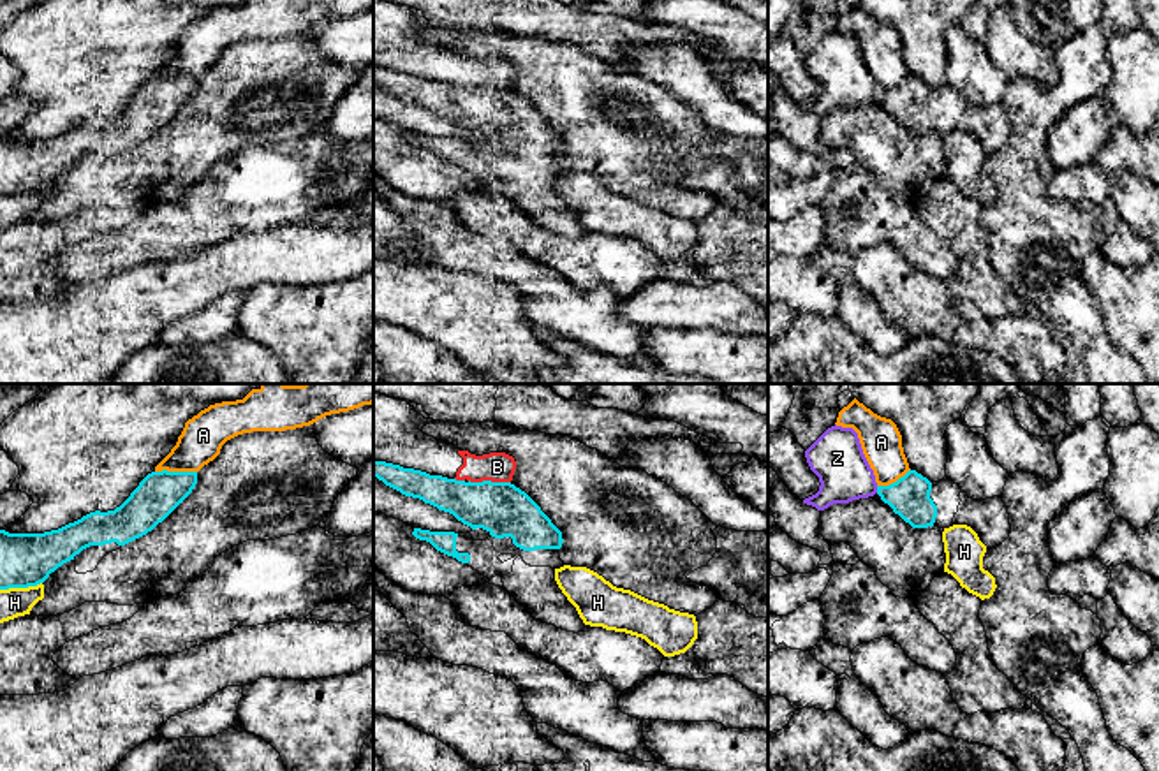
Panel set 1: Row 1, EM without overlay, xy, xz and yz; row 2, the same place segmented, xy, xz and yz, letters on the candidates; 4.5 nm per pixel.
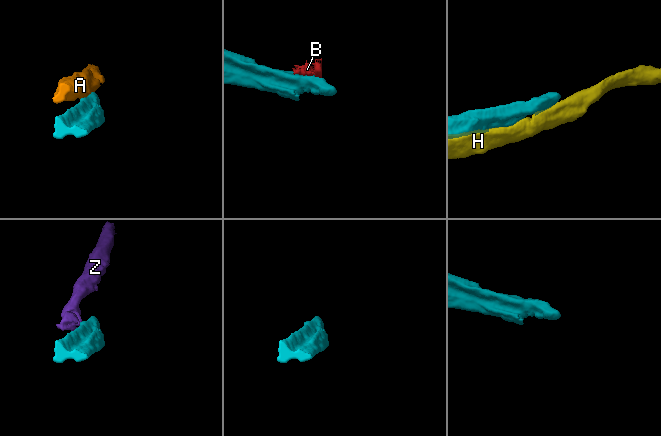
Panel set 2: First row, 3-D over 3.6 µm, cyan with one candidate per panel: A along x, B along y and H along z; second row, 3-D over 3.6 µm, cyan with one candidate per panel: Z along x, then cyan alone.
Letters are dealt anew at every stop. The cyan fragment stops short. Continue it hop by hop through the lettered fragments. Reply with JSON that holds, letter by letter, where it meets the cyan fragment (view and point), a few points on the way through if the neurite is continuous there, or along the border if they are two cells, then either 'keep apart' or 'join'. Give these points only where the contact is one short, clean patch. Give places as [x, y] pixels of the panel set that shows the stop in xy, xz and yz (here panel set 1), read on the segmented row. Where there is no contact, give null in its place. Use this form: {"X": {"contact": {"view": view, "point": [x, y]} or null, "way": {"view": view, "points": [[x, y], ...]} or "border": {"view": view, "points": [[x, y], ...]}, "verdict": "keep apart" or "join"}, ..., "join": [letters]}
{"A": {"contact": {"view": "xy", "point": [175, 472]}, "border": {"view": "xy", "points": [[196, 470], [155, 472]]}, "verdict": "keep apart"}, "B": {"contact": {"view": "xz", "point": [490, 481]}, "verdict": "keep apart"}, "H": {"contact": {"view": "xy", "point": [20, 587]}, "verdict": "keep apart"}, "Z": {"contact": {"view": "yz", "point": [878, 490]}, "verdict": "keep apart"}, "join": []}

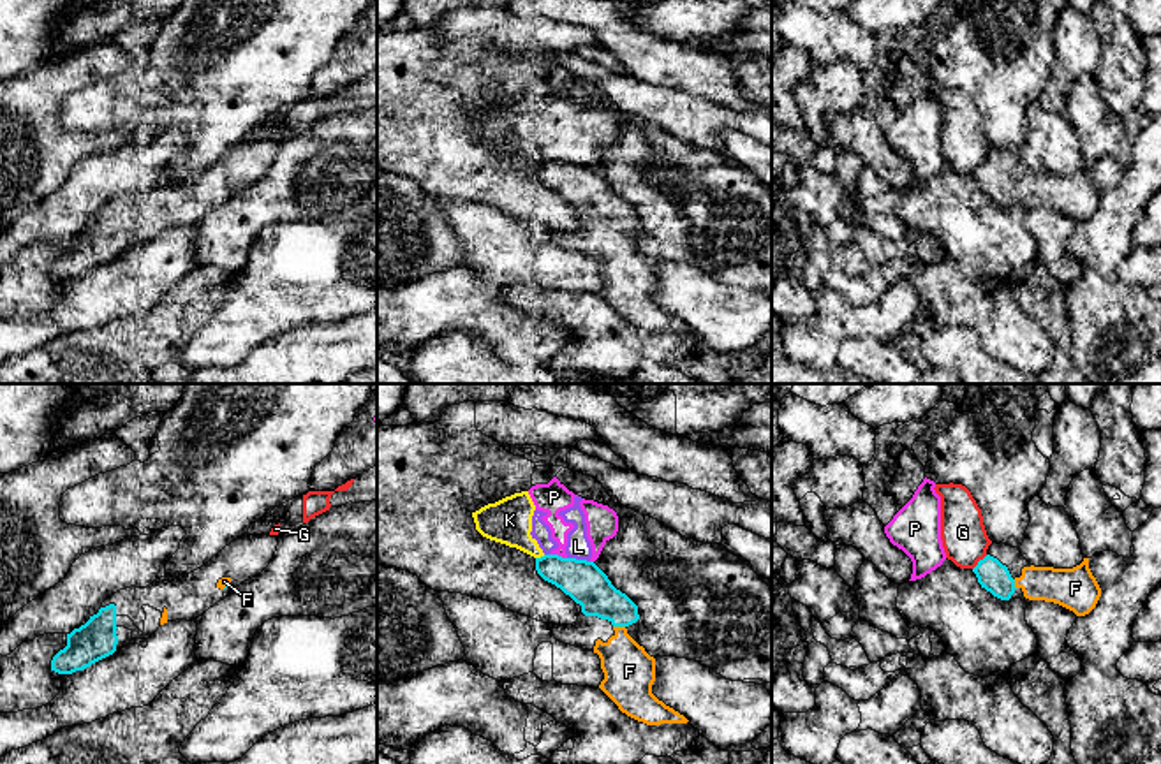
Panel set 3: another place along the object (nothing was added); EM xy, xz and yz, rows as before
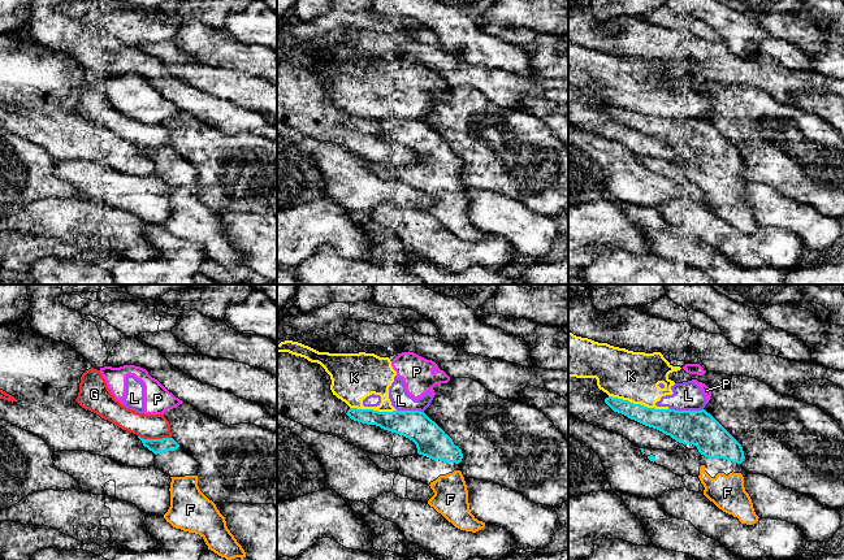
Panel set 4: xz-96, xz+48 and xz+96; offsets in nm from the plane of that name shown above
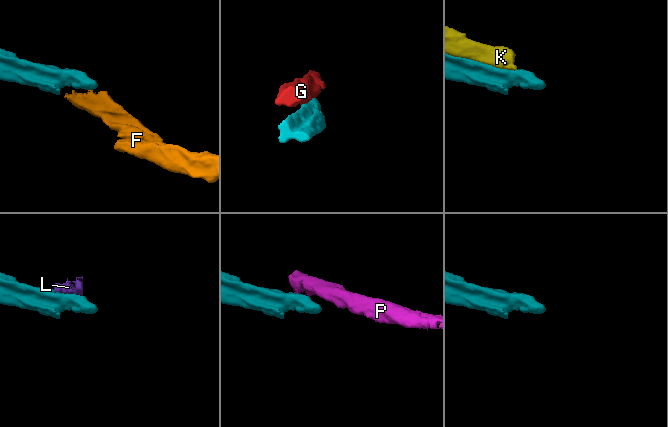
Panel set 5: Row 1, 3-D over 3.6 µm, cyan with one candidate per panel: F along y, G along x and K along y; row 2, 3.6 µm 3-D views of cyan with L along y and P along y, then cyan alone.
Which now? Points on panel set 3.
{"F": {"contact": {"view": "xz", "point": [619, 625]}, "way": {"view": "xz", "points": [[585, 583], [619, 617], [619, 625], [621, 657], [629, 671]]}, "verdict": "join"}, "G": {"contact": {"view": "yz", "point": [978, 562]}, "border": {"view": "yz", "points": [[987, 555], [973, 569]]}, "verdict": "keep apart"}, "K": {"contact": {"view": "xz", "point": [541, 557]}, "verdict": "keep apart"}, "L": {"contact": {"view": "xz", "point": [578, 560]}, "verdict": "keep apart"}, "P": {"contact": {"view": "xz", "point": [557, 555]}, "verdict": "keep apart"}, "join": ["F"]}

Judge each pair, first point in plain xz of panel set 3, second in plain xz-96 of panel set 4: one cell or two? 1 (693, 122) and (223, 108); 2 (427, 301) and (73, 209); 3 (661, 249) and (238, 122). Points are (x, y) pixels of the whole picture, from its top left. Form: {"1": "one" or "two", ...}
{"1": "two", "2": "one", "3": "two"}

